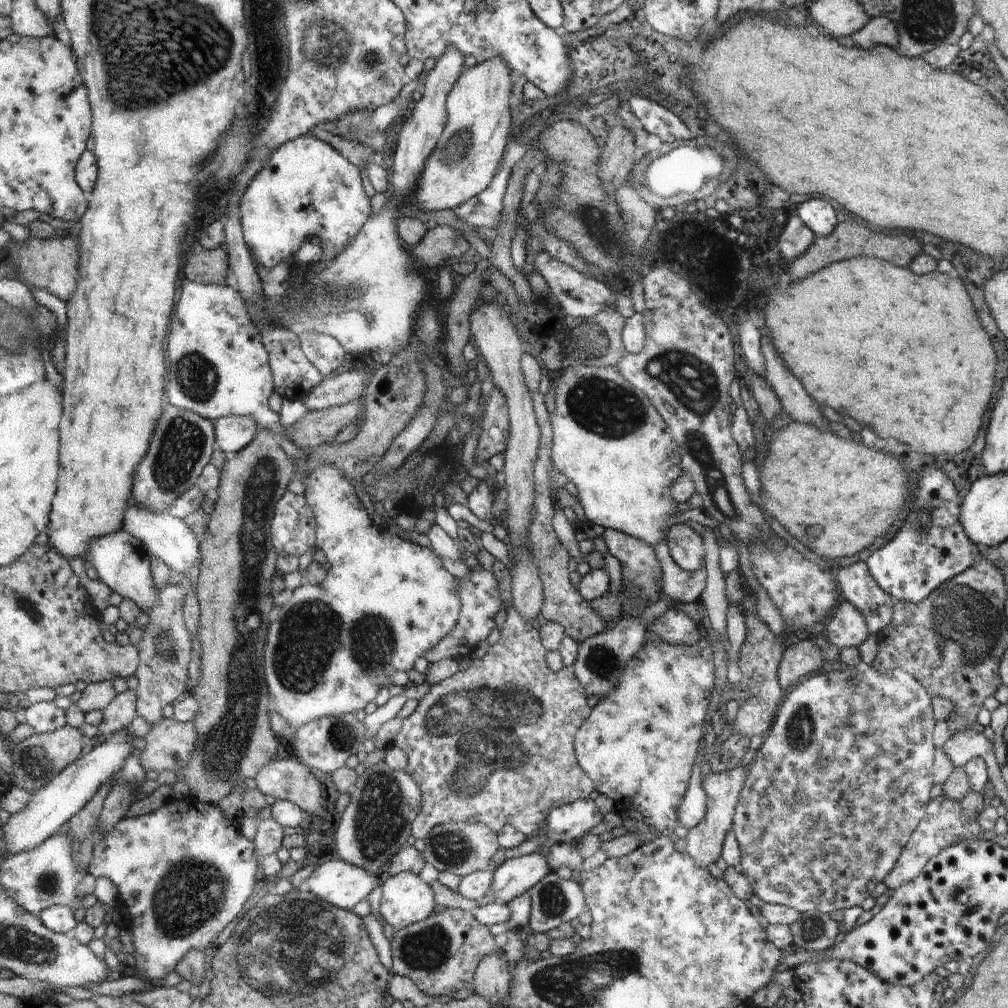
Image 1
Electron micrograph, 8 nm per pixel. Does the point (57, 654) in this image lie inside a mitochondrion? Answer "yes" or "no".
no

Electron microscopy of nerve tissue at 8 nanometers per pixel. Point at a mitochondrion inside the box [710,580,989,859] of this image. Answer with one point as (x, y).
(800, 729)

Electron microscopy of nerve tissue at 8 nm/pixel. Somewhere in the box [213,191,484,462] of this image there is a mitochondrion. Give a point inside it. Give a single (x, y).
(345, 304)

